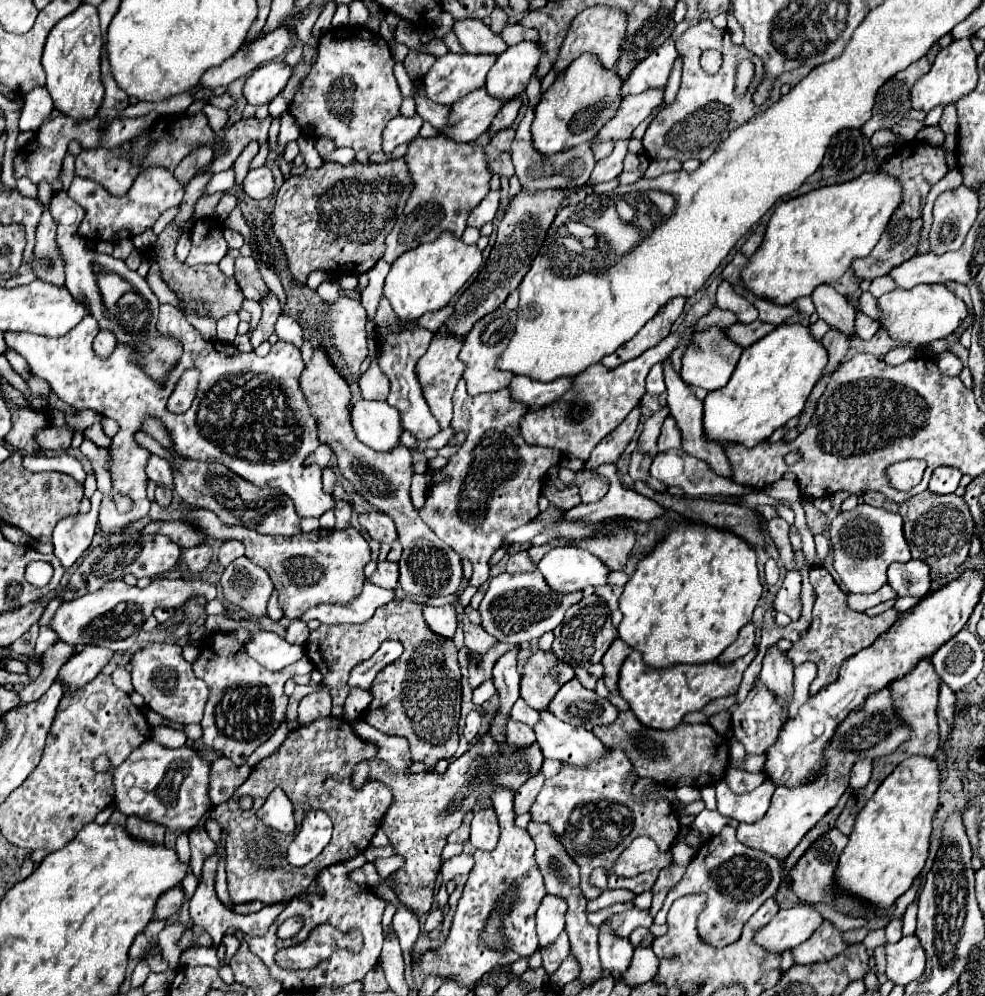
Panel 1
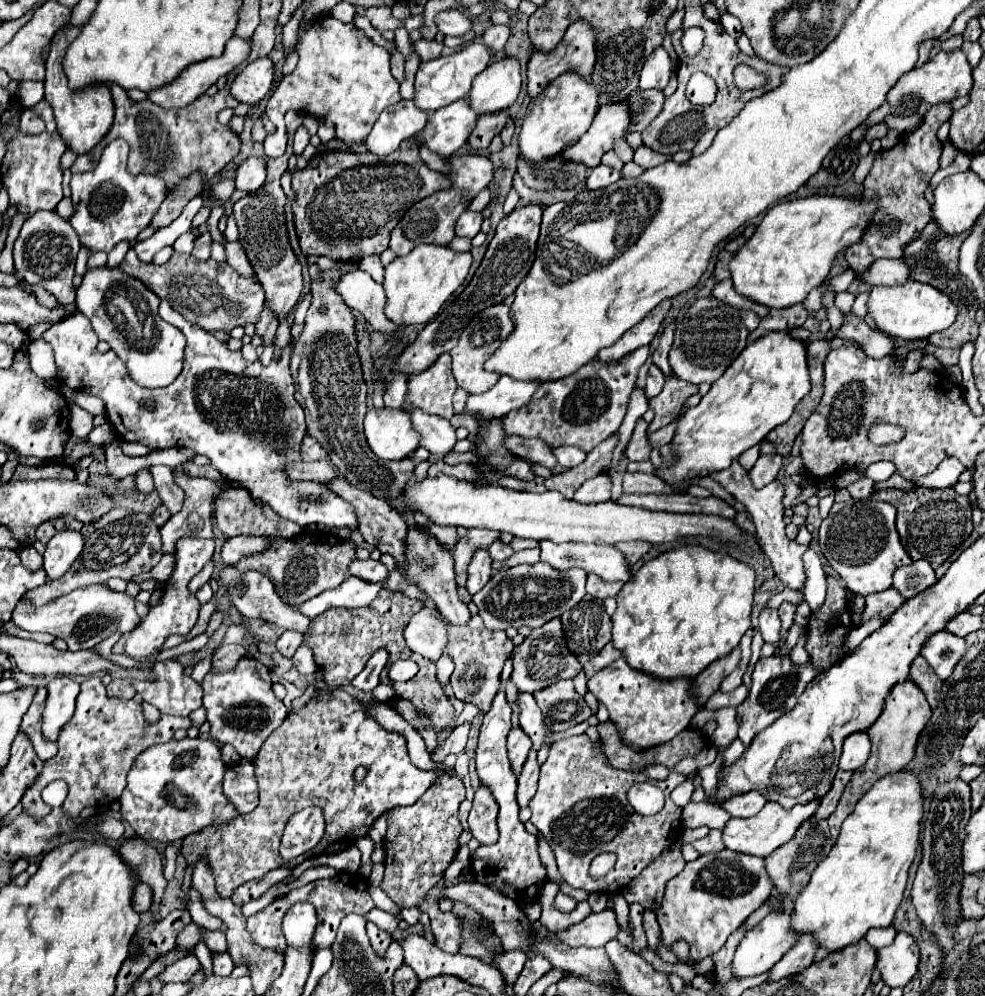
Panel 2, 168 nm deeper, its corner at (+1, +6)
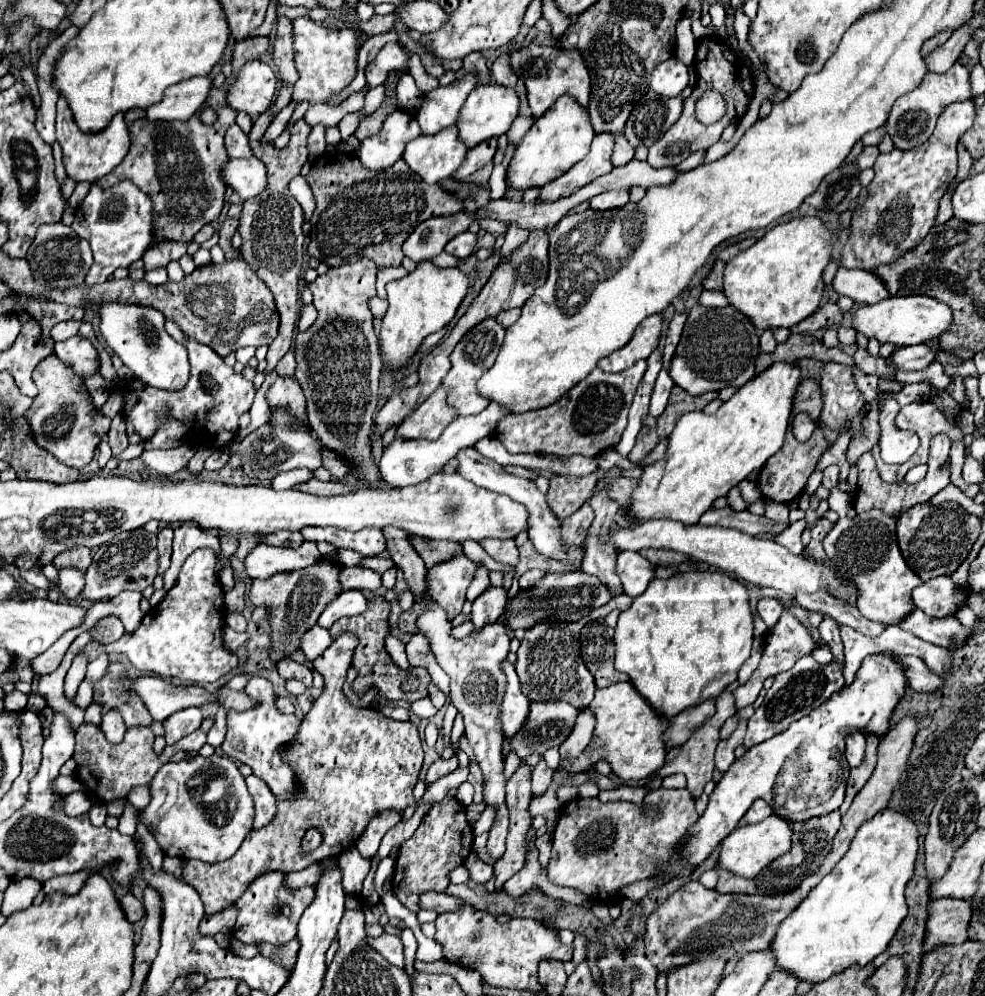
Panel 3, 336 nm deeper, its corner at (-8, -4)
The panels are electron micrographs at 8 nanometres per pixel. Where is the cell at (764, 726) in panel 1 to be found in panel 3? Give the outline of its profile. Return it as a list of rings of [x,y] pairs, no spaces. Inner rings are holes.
[[[811,654],[803,656],[801,660],[797,660],[797,664],[775,676],[773,686],[767,690],[763,704],[755,710],[755,714],[747,720],[747,736],[745,736],[745,748],[751,748],[755,744],[765,742],[767,738],[781,734],[783,730],[789,728],[791,722],[807,716],[813,708],[817,708],[821,702],[825,702],[833,692],[841,690],[845,686],[845,678],[843,678],[843,668],[837,662],[831,662],[827,666],[821,666],[813,660]]]

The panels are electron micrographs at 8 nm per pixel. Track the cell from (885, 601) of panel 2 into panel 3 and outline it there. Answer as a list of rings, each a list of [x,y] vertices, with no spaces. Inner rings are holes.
[[[919,608],[911,610],[897,626],[921,640],[927,640],[931,644],[945,646],[945,648],[961,646],[969,638],[969,628],[963,626],[953,614],[945,618],[935,618],[935,616],[927,616]]]

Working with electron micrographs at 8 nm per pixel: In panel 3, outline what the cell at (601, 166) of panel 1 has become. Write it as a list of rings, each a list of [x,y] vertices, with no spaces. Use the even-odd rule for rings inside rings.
[[[611,190],[611,192],[597,194],[595,198],[591,198],[589,204],[595,210],[611,210],[611,208],[625,206],[627,202],[629,202],[629,192],[627,190]]]

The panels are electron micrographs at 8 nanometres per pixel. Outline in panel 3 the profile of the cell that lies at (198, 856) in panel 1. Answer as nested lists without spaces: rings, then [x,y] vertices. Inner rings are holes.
[[[293,938],[287,946],[271,946],[267,942],[259,942],[259,952],[261,956],[273,960],[273,962],[279,962],[283,968],[287,968],[291,972],[291,966],[295,964],[295,954],[299,950],[299,942],[297,938]]]

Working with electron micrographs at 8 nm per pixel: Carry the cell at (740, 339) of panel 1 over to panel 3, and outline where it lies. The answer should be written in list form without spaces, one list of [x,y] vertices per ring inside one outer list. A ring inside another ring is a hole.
[[[825,304],[821,308],[817,308],[811,316],[807,316],[803,322],[791,326],[791,334],[799,334],[799,332],[817,332],[821,328],[829,328],[829,326],[837,326],[843,318],[843,312],[839,310],[837,304]]]

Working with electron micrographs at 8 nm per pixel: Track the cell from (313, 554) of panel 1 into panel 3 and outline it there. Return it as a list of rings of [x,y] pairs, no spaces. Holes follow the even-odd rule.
[[[319,560],[303,570],[273,574],[267,580],[253,580],[249,598],[253,604],[265,604],[271,606],[273,618],[271,618],[271,660],[279,662],[281,658],[291,656],[299,648],[299,638],[303,632],[307,632],[311,626],[317,624],[319,614],[325,610],[325,606],[341,594],[341,576],[343,566],[333,560]]]

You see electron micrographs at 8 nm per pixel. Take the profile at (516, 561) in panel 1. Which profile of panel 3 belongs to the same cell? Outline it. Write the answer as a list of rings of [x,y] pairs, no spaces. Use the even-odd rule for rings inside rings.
[[[483,540],[481,546],[485,548],[485,552],[499,564],[505,566],[517,566],[519,562],[519,552],[515,542],[499,542],[499,540]]]

